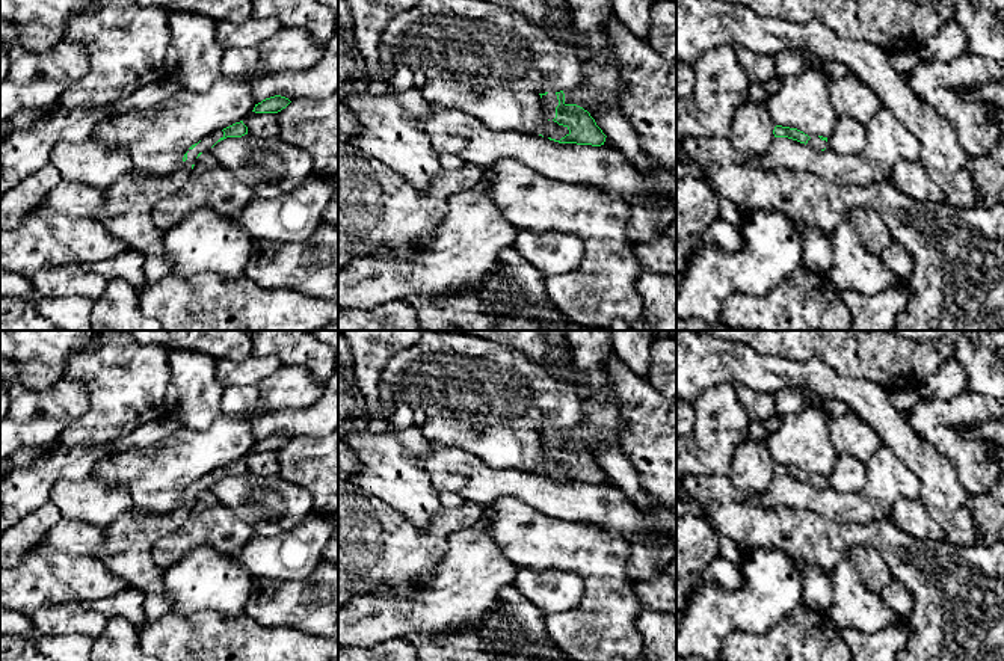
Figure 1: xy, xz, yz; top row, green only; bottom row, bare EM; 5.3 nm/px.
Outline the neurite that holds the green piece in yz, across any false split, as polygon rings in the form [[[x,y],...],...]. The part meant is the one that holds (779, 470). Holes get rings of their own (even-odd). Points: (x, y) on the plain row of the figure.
[[[776,463],[773,472],[775,475],[788,475],[800,481],[811,483],[817,489],[824,489],[826,486],[829,486],[827,475],[823,474],[809,475],[808,472],[797,466]]]

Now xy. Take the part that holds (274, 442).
[[[275,433],[270,436],[263,438],[261,441],[255,442],[255,451],[278,451],[285,447],[291,439],[285,435]]]

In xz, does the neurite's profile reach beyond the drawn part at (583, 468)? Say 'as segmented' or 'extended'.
extended

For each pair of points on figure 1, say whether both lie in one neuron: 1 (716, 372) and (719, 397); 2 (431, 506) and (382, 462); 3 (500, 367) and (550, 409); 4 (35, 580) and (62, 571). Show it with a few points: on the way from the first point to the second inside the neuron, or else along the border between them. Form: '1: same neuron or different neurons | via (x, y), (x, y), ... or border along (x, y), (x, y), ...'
1: different neurons | border along (731, 384), (710, 387), (693, 402)
2: same neuron | via (418, 500), (394, 474)
3: same neuron | via (512, 379), (530, 397), (538, 400)
4: same neuron | via (41, 578), (56, 577)

